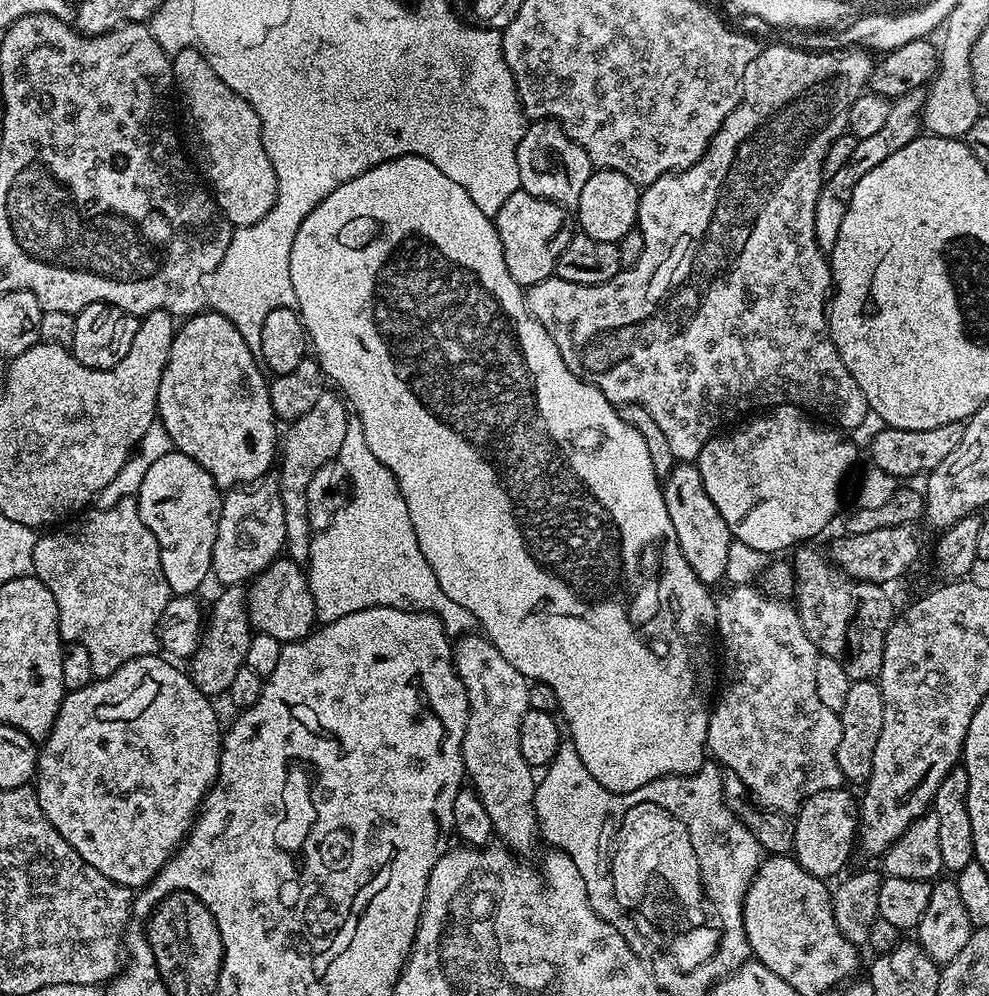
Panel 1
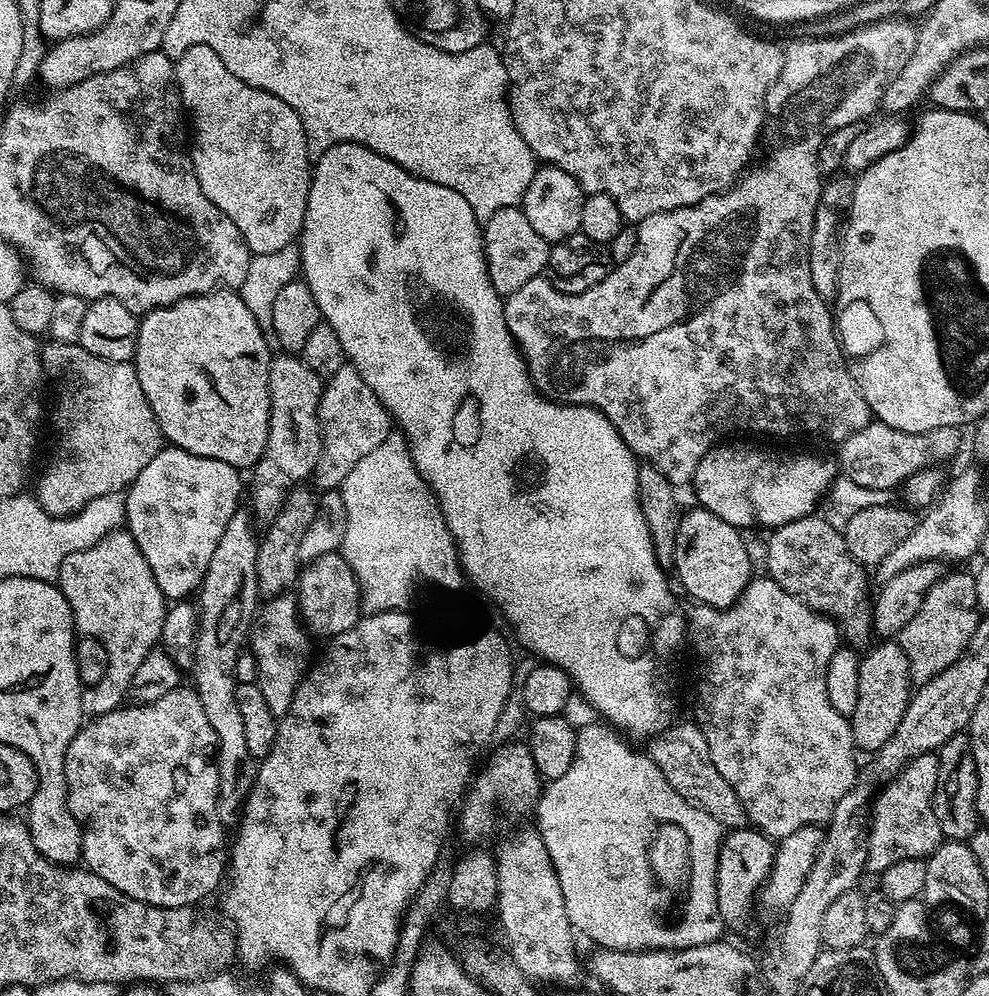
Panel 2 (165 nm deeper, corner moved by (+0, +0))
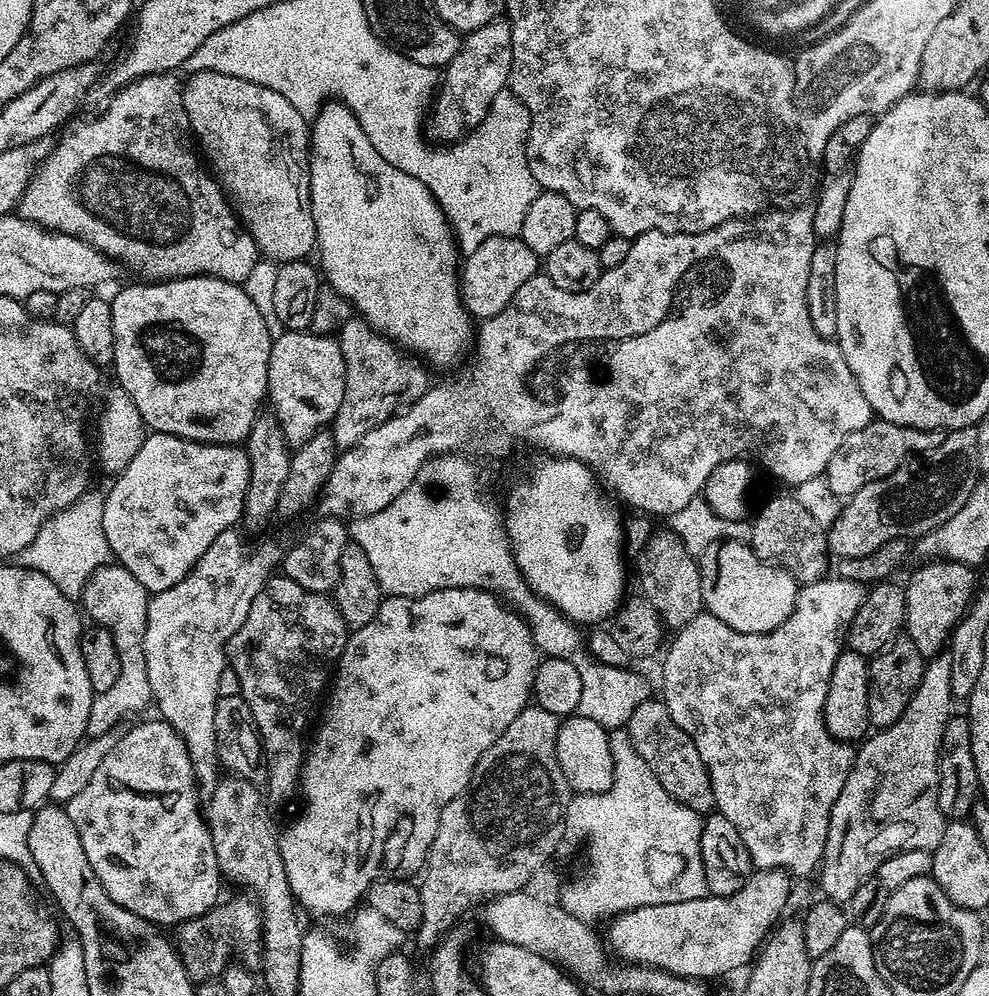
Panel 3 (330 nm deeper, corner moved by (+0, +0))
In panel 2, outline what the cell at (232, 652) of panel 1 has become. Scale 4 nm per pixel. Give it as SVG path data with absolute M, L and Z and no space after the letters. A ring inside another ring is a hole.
M297 486L291 489L284 497L280 513L265 527L268 528L265 532L263 529L256 559L256 587L261 597L271 598L287 593L299 577L302 561L298 546L302 546L302 538L306 538L306 530L310 530L314 522L318 503L317 493L309 488Z

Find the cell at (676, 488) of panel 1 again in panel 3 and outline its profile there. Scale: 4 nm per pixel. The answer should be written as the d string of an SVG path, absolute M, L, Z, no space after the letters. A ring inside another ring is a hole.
M721 540L699 557L704 608L742 634L762 634L782 626L796 605L798 581L785 568L766 564L747 543Z

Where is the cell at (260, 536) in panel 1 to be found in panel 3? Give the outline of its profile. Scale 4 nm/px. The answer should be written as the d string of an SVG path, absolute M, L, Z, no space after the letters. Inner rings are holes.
M287 330L281 331L272 341L272 349L270 350L270 366L268 367L268 394L267 399L272 400L270 405L271 411L278 418L278 422L282 426L282 434L286 434L289 445L299 446L304 444L310 438L314 438L314 434L318 431L327 429L332 423L332 419L338 414L338 406L342 406L342 394L346 390L346 362L344 361L344 355L340 349L339 339L332 334L321 334L319 332L313 332L311 330L305 330L303 332L290 332Z

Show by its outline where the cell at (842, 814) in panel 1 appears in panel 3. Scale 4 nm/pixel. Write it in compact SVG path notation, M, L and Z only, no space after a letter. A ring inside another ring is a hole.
M762 868L753 871L747 882L729 896L707 894L690 901L666 902L664 905L642 906L623 912L621 916L614 916L607 921L607 947L613 957L621 956L624 959L621 961L628 964L647 964L649 968L661 968L663 972L673 972L676 976L709 978L708 976L724 976L739 968L747 969L773 926L781 919L780 911L787 906L788 895L792 892L791 882L793 883L789 873L781 869Z

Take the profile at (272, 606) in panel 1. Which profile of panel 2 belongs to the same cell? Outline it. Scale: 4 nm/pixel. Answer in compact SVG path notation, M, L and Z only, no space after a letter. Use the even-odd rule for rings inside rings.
M339 551L326 554L321 560L305 563L294 585L294 595L296 605L300 607L300 619L316 638L346 634L346 630L353 628L362 615L360 587L354 578L354 572Z

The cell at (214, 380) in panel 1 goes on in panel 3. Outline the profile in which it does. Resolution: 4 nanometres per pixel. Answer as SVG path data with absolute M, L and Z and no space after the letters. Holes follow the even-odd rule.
M182 276L175 280L163 282L136 282L124 288L116 297L111 297L112 317L114 318L114 346L112 347L111 367L116 367L118 386L138 406L138 414L142 414L145 425L152 432L165 432L181 436L187 440L197 440L203 444L234 444L247 441L250 426L254 426L257 416L262 411L268 394L268 367L270 366L270 350L273 333L264 315L250 302L239 284L231 284L229 280L220 280L216 276Z

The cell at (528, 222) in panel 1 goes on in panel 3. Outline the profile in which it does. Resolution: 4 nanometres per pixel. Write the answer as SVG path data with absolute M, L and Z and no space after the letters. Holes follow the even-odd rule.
M495 236L486 238L478 250L467 253L465 262L462 264L462 271L459 273L462 285L462 299L468 313L477 321L483 322L494 318L522 290L527 280L537 275L541 267L541 257L536 255L530 246L519 236Z

